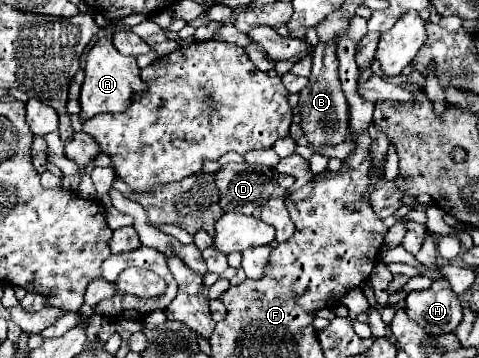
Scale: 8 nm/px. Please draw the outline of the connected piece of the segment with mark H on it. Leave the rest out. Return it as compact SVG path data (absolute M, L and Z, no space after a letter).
M433 279L425 291L411 291L405 297L405 313L431 335L453 333L463 317L457 293L445 279Z

